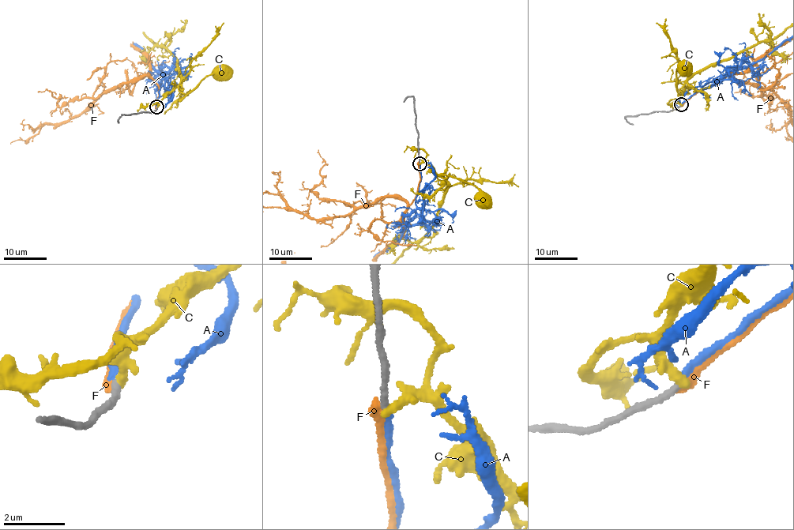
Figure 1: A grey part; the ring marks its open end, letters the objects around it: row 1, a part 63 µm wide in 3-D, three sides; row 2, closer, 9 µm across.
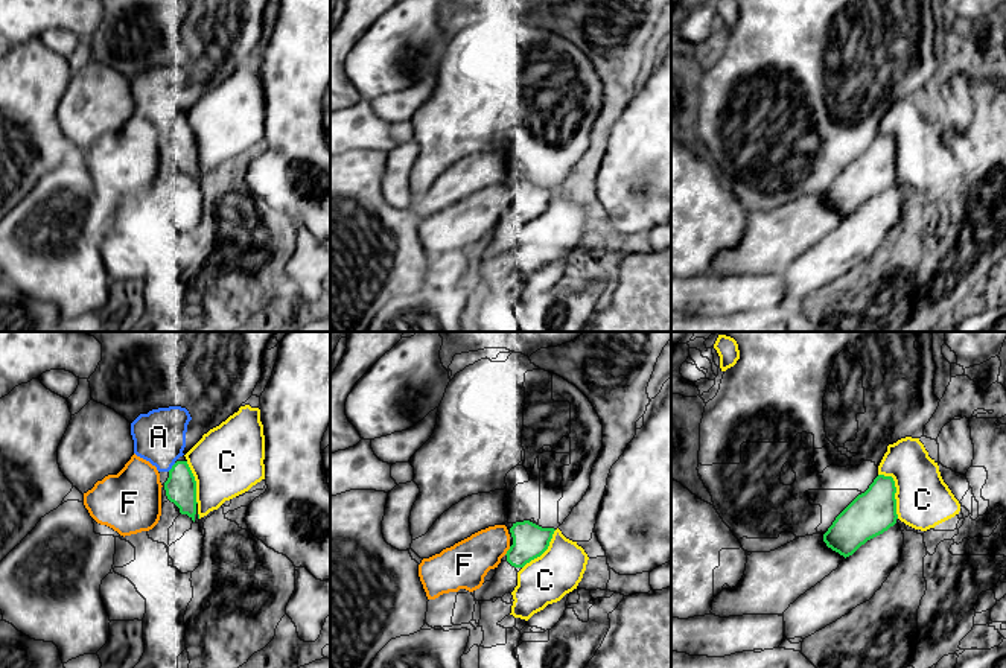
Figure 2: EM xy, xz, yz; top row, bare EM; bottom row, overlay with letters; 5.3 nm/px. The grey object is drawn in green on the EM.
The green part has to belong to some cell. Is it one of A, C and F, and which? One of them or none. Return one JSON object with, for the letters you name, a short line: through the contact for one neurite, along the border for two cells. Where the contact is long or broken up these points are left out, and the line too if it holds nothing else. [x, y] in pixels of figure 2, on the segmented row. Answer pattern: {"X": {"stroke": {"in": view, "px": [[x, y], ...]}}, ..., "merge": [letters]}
{"merge": ["A"]}

